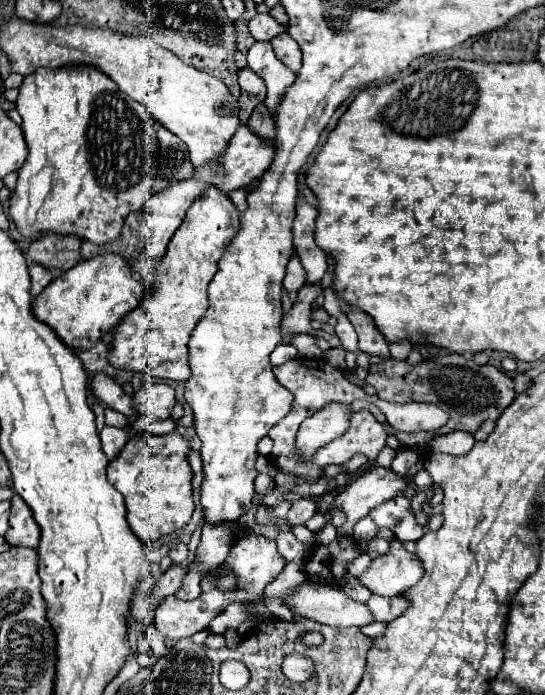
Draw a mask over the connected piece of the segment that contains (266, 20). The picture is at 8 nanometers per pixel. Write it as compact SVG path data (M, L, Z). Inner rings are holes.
M257 14L249 22L249 32L255 40L271 40L285 32L285 26L279 24L271 14Z

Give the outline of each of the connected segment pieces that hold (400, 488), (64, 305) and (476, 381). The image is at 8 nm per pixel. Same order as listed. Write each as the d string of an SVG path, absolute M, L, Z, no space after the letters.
M371 466L365 470L357 480L353 480L343 494L337 496L335 504L331 508L341 508L347 514L345 534L353 534L353 524L369 514L371 508L405 496L405 492L415 486L407 476L395 474L391 468L383 466Z
M115 252L97 254L89 260L81 260L75 268L61 272L51 284L33 300L33 314L57 330L59 338L73 350L93 348L97 340L121 322L141 300L149 288L139 274L133 272L127 258Z
M461 354L443 356L443 366L439 364L409 364L407 360L387 360L369 368L367 384L377 390L377 396L387 402L431 402L441 406L449 414L449 422L435 432L419 432L415 440L401 440L405 448L425 452L425 442L437 434L449 434L453 430L475 432L485 420L497 420L501 412L513 402L513 380L491 364L479 366Z

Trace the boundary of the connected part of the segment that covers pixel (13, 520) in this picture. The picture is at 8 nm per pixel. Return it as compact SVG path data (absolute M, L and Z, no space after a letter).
M17 494L9 502L11 502L11 518L9 518L7 544L37 548L41 532L39 532L39 524L35 522L29 506Z

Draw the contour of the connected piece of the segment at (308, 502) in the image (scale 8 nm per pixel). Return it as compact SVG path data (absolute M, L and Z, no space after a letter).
M301 498L301 500L293 502L287 518L291 524L305 524L315 514L317 514L317 504L311 498Z

